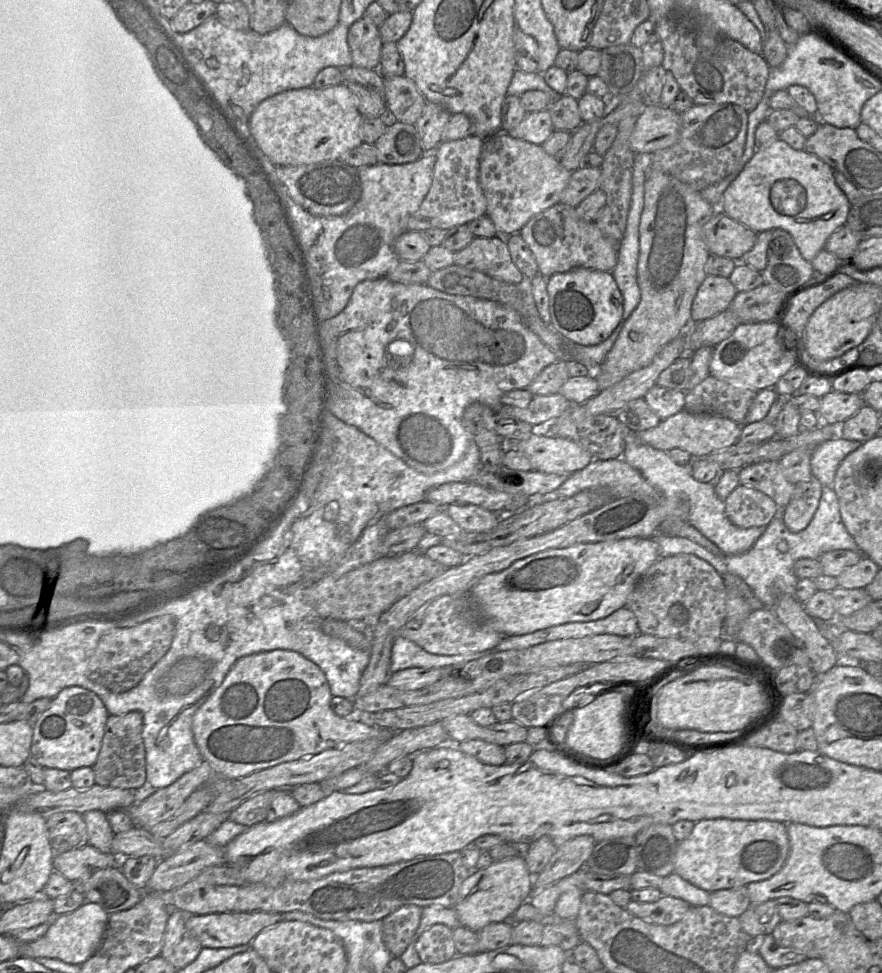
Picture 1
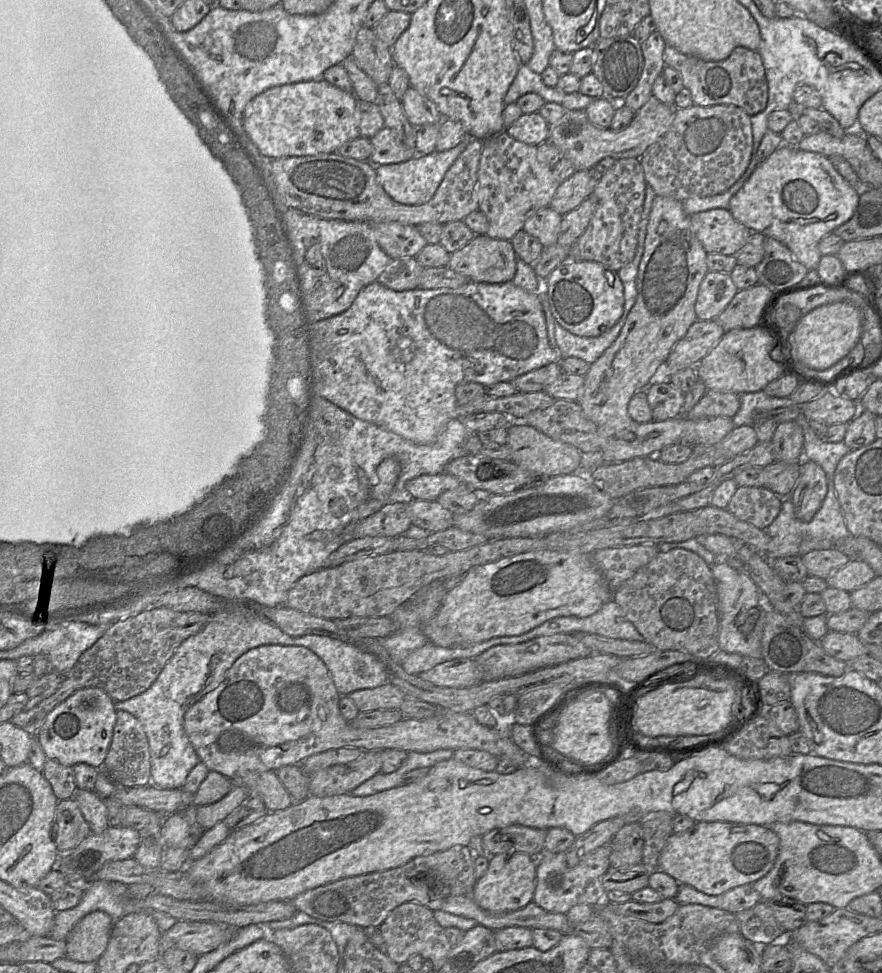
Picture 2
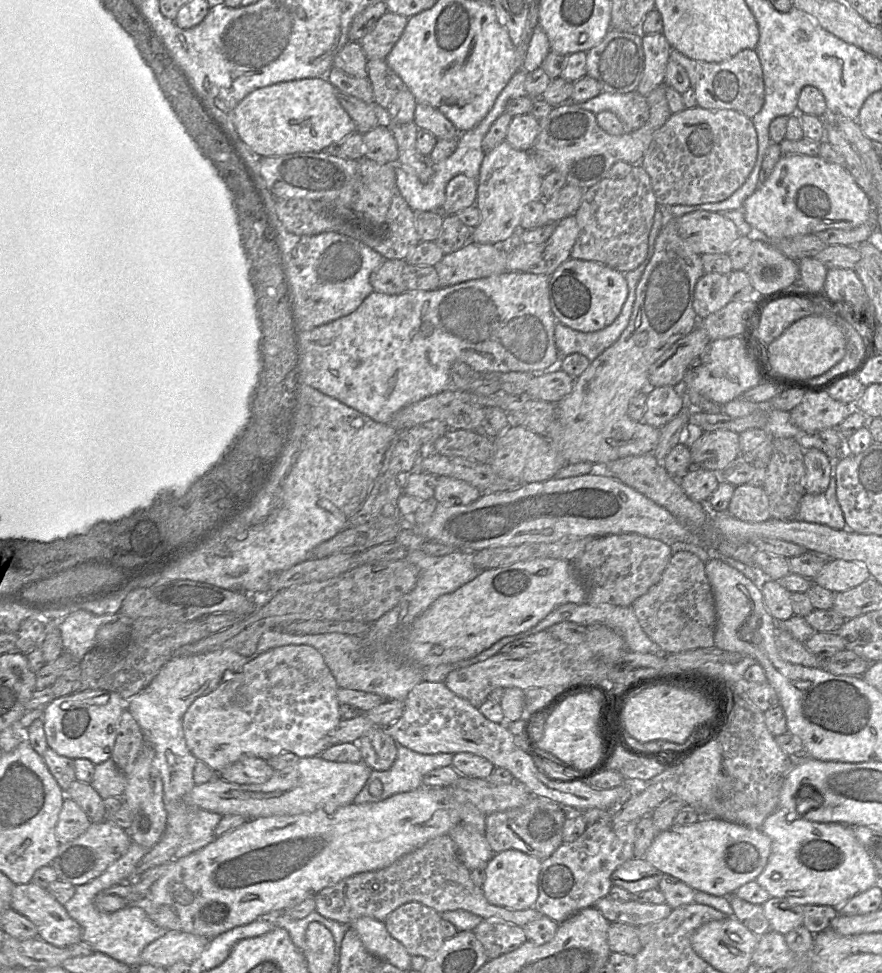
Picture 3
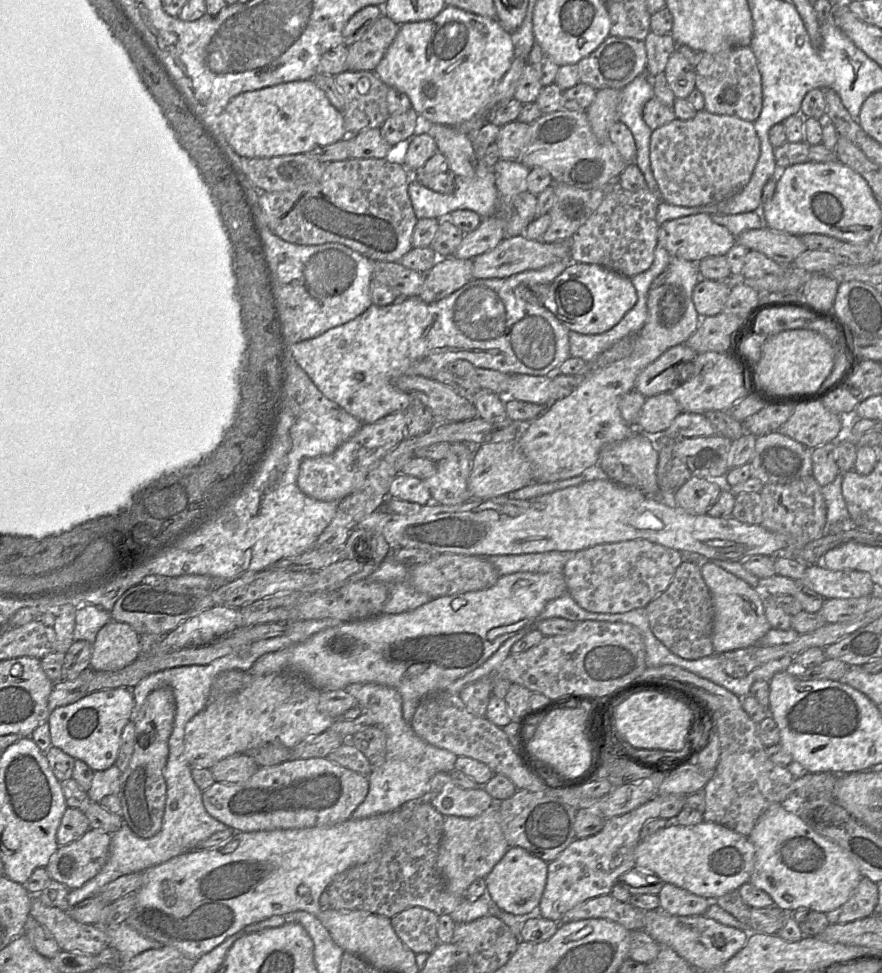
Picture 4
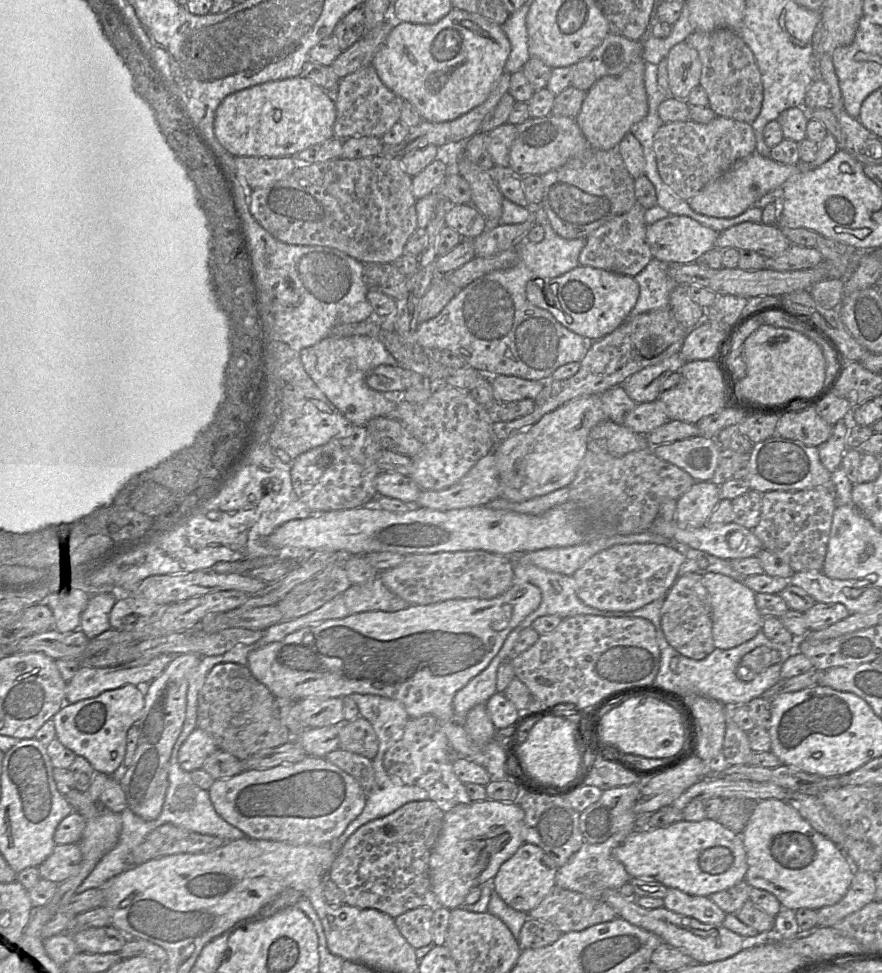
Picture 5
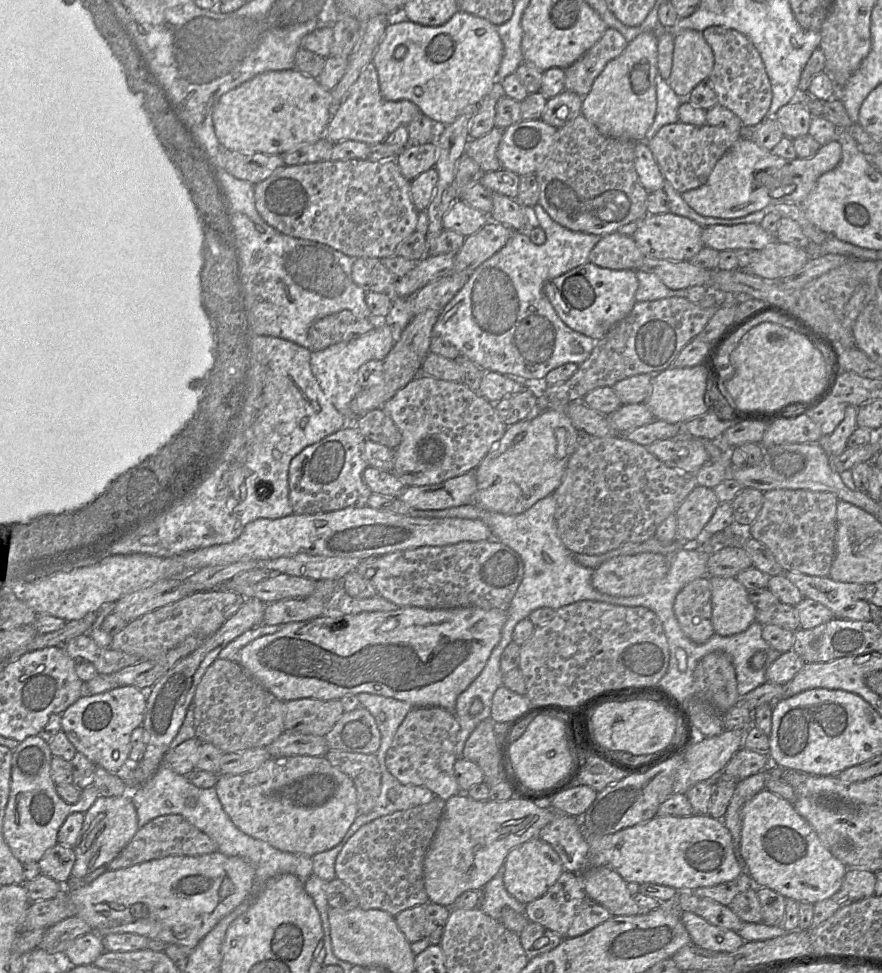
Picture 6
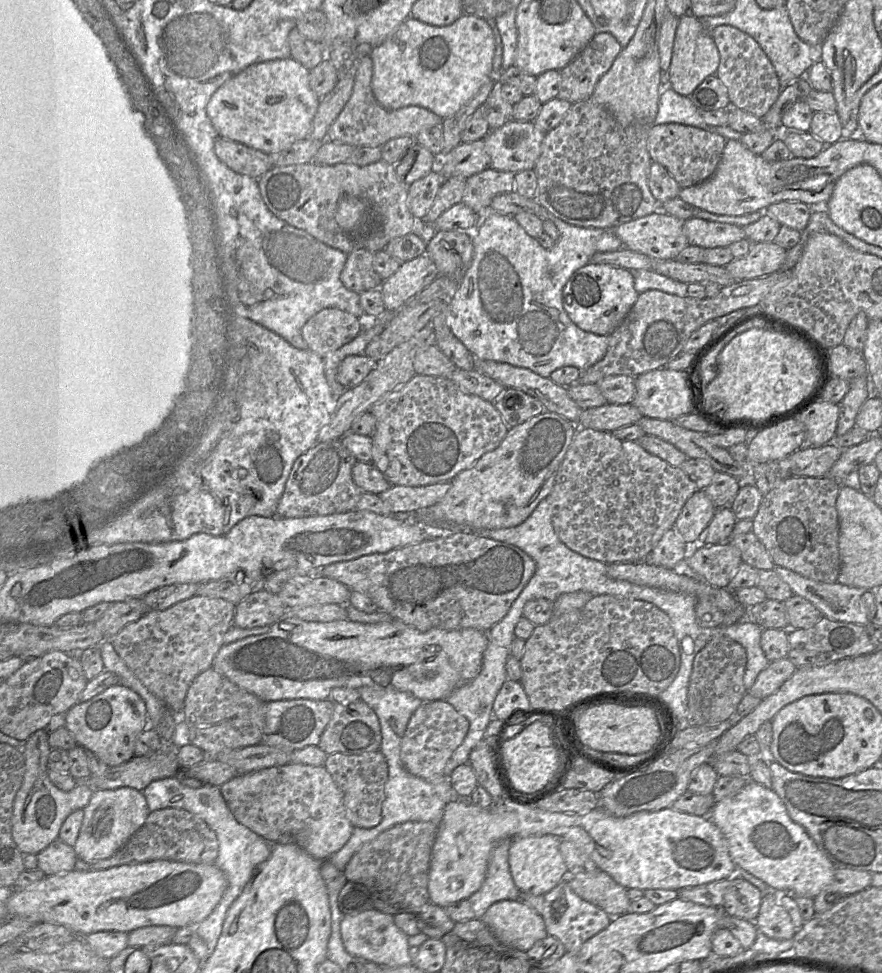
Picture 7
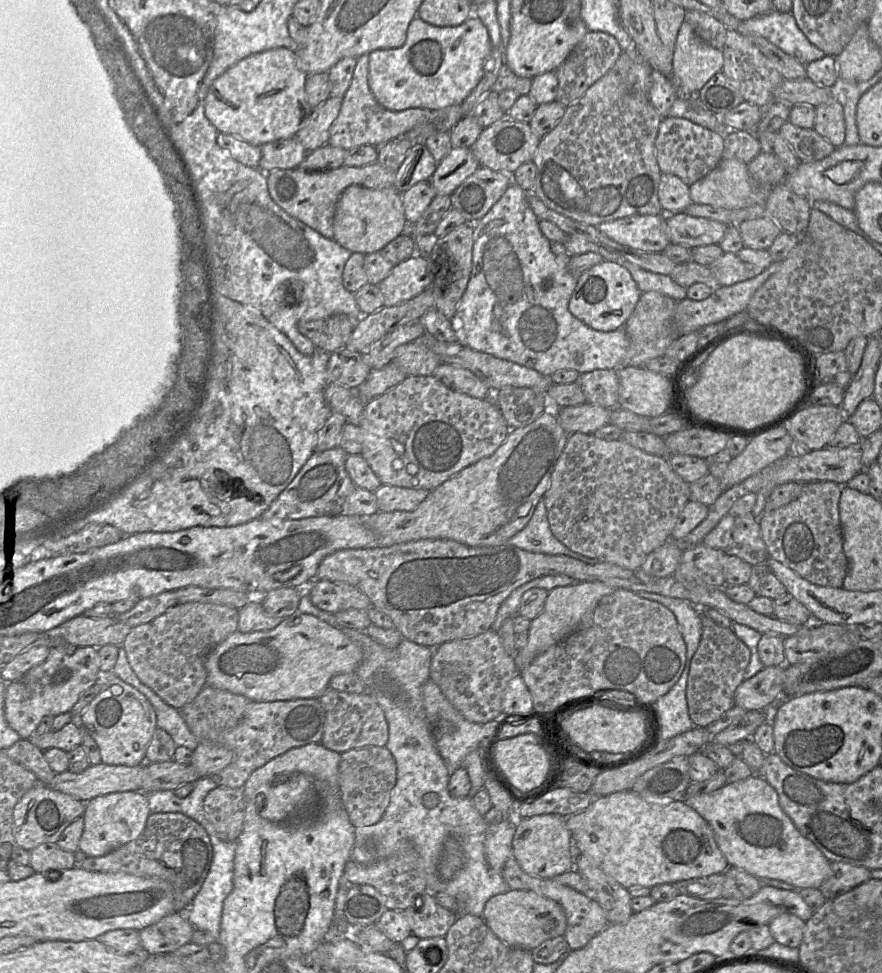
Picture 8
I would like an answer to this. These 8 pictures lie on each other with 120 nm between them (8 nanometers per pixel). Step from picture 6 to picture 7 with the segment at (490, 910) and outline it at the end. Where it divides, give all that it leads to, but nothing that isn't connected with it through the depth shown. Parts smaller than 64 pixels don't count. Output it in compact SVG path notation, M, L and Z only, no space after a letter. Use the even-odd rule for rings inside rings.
M504 838L496 843L482 885L468 898L472 908L470 915L475 918L482 918L486 910L497 901L521 900L521 892L516 887L509 869L511 842L512 838Z

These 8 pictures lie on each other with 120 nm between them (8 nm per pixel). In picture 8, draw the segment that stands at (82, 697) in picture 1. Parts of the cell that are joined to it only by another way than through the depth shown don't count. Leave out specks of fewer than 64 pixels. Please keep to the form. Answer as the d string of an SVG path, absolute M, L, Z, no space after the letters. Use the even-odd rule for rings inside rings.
M109 674L107 689L100 692L85 708L78 721L98 745L102 763L138 766L146 762L146 751L157 729L156 714L150 701L136 688Z

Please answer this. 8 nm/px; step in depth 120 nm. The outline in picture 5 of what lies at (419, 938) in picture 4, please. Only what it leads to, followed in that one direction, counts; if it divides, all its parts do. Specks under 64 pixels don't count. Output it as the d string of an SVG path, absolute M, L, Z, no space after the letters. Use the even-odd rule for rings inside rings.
M418 907L406 911L394 919L401 935L414 948L432 944L433 911L428 907Z

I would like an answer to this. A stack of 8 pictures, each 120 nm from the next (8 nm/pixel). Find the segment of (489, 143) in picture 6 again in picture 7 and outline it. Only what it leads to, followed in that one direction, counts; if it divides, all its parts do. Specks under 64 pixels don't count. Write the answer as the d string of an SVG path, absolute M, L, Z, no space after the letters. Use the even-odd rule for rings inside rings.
M484 139L471 143L460 143L447 154L438 158L437 171L444 179L452 176L470 177L491 166L491 159L485 150Z

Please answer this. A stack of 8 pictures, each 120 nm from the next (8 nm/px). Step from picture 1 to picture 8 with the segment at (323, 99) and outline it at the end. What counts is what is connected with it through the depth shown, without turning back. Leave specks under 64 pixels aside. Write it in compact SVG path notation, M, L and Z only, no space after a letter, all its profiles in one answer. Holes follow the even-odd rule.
M279 47L254 53L215 79L205 97L205 116L220 133L231 134L256 146L295 136L312 108L307 102L307 73L300 68L295 49Z

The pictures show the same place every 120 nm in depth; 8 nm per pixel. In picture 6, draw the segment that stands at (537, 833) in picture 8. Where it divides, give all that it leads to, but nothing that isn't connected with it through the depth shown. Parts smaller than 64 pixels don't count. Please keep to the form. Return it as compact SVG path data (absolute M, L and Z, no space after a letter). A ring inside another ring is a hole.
M535 837L514 847L503 865L503 882L507 892L527 904L543 896L564 871L558 853L547 842Z

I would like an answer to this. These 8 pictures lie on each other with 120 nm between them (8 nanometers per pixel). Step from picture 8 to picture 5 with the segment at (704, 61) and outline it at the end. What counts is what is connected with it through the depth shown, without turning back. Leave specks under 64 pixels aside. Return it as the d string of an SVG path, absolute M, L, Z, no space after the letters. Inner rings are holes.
M685 41L674 45L665 57L670 94L680 100L686 100L701 76L701 61L697 51Z

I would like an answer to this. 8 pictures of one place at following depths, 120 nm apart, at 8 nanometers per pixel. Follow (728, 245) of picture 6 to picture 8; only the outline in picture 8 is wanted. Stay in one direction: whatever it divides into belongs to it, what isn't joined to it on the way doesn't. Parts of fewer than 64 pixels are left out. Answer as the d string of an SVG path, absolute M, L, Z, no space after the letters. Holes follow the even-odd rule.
M685 213L668 214L665 219L670 243L689 248L719 244L727 229L724 223Z

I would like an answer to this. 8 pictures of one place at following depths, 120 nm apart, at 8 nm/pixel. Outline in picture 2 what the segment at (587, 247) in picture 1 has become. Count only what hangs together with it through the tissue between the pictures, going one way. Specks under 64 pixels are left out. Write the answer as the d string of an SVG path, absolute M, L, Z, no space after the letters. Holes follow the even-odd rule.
M542 208L526 220L523 230L539 239L544 247L551 246L558 240L562 219L552 208Z

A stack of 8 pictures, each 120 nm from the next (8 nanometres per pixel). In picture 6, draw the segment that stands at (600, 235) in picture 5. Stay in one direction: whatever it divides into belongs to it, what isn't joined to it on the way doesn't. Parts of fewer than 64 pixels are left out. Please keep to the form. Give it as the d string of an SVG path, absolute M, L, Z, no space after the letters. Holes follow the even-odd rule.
M619 232L601 237L589 254L589 262L612 270L636 270L644 254L632 236Z

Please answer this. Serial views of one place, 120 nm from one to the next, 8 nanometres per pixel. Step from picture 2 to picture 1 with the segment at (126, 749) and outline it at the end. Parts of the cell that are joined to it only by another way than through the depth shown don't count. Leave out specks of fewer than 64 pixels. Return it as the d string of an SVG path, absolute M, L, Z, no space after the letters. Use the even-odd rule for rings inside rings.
M133 711L109 715L98 759L93 766L95 784L119 789L145 789L146 750L142 736L143 714Z

